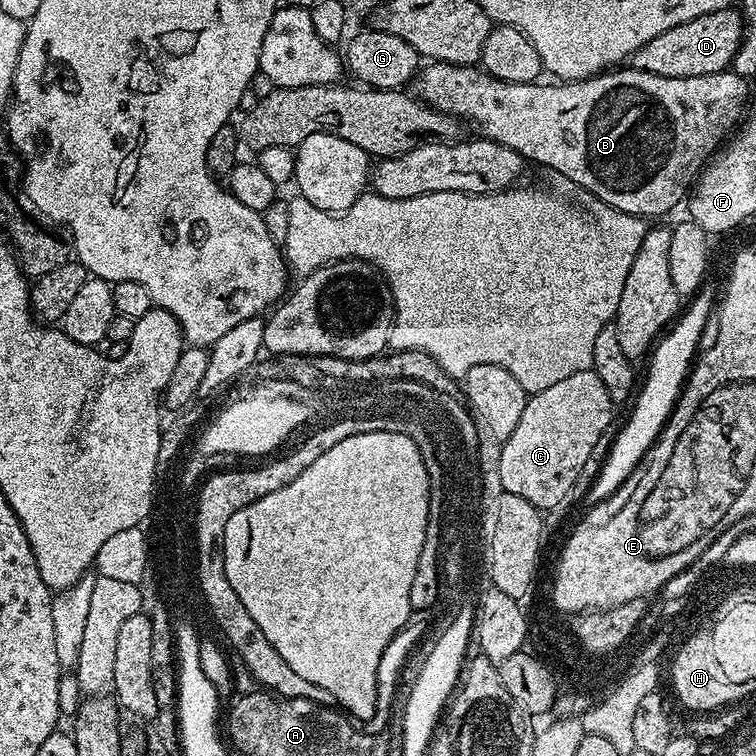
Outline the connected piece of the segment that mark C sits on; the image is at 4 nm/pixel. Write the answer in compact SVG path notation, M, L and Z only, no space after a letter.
M591 370L570 374L546 390L533 392L514 434L499 449L501 482L510 494L526 498L541 510L556 508L572 492L580 471L612 424L614 405L602 378Z

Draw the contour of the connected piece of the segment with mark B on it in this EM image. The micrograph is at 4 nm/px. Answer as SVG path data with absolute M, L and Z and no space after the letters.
M439 62L425 63L418 73L418 84L419 80L419 99L429 107L461 122L472 120L483 139L510 146L510 150L523 156L525 161L532 163L533 160L544 168L553 168L556 171L553 173L567 183L584 189L611 208L641 218L664 216L671 208L679 206L680 199L682 204L714 153L741 123L749 84L734 70L694 78L666 78L639 72L631 66L605 70L587 80L515 84L502 82L470 64Z

